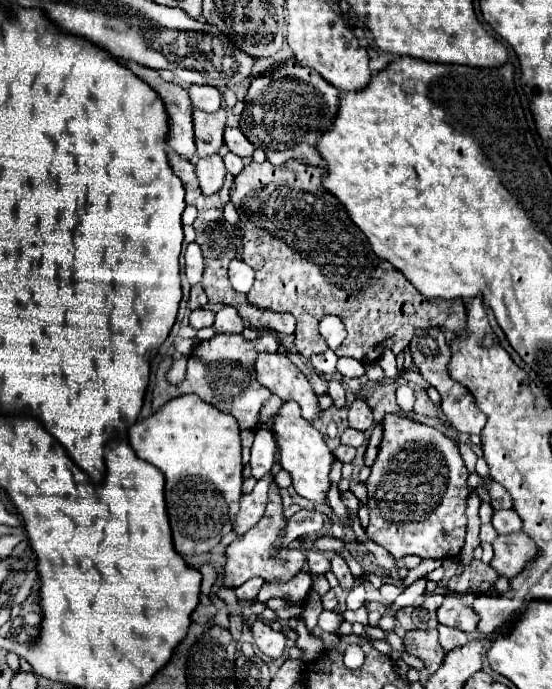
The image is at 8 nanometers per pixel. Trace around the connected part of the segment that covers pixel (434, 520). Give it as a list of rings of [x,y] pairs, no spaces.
[[[390,413],[384,417],[384,439],[372,473],[366,481],[370,523],[366,533],[372,541],[382,545],[396,559],[404,555],[420,555],[422,559],[448,559],[456,557],[464,547],[466,537],[466,497],[470,487],[466,485],[468,469],[458,453],[458,443],[448,439],[442,431],[414,421],[402,413]]]

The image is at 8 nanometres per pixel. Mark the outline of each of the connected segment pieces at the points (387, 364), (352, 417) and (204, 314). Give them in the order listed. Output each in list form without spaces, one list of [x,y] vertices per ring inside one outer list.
[[[386,349],[384,353],[382,353],[382,357],[378,359],[378,363],[382,365],[382,369],[384,369],[384,373],[386,373],[386,377],[390,377],[390,379],[396,379],[398,377],[398,367],[396,367],[396,355],[390,351],[390,349]]]
[[[354,399],[350,405],[350,413],[348,413],[348,423],[354,429],[370,429],[374,419],[372,419],[372,409],[368,405],[366,399]]]
[[[194,309],[190,315],[190,325],[194,329],[202,329],[202,327],[210,327],[214,323],[214,311],[210,309]]]

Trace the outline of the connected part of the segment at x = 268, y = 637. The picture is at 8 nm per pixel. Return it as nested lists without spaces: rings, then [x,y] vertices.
[[[258,619],[252,625],[252,633],[254,633],[254,645],[260,647],[262,653],[270,655],[270,657],[280,657],[286,651],[286,637],[280,631],[274,631],[268,623],[264,623],[262,619]]]

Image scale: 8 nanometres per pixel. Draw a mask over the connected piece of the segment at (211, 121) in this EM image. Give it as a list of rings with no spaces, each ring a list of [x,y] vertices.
[[[192,109],[194,135],[196,135],[196,153],[198,157],[212,155],[224,143],[224,127],[226,127],[226,111],[220,109],[216,113],[204,113],[200,109]]]

